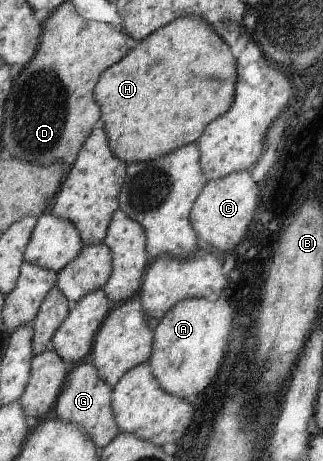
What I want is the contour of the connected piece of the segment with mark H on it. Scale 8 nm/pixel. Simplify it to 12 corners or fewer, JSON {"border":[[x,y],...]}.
{"border":[[201,18],[97,83],[129,165],[195,143],[232,105],[235,59]]}

